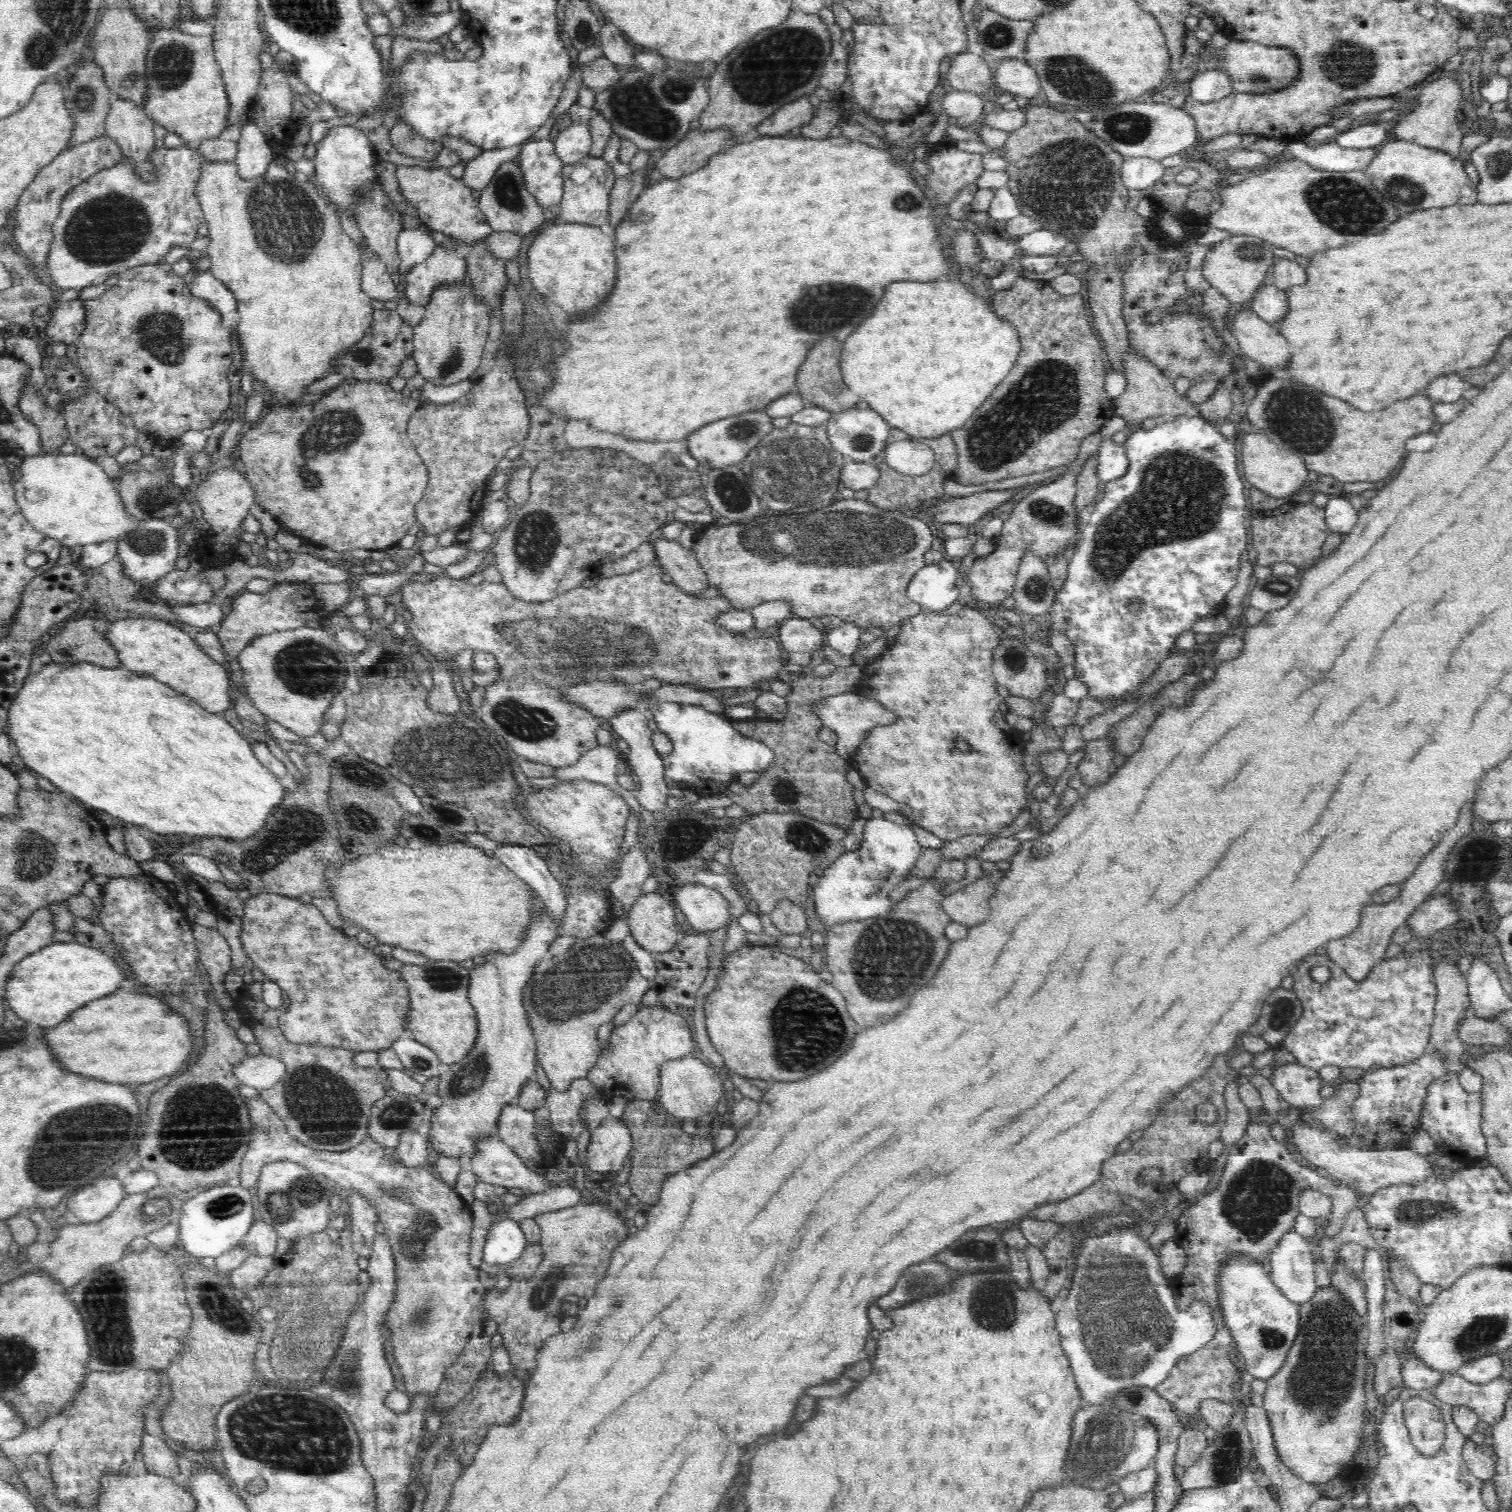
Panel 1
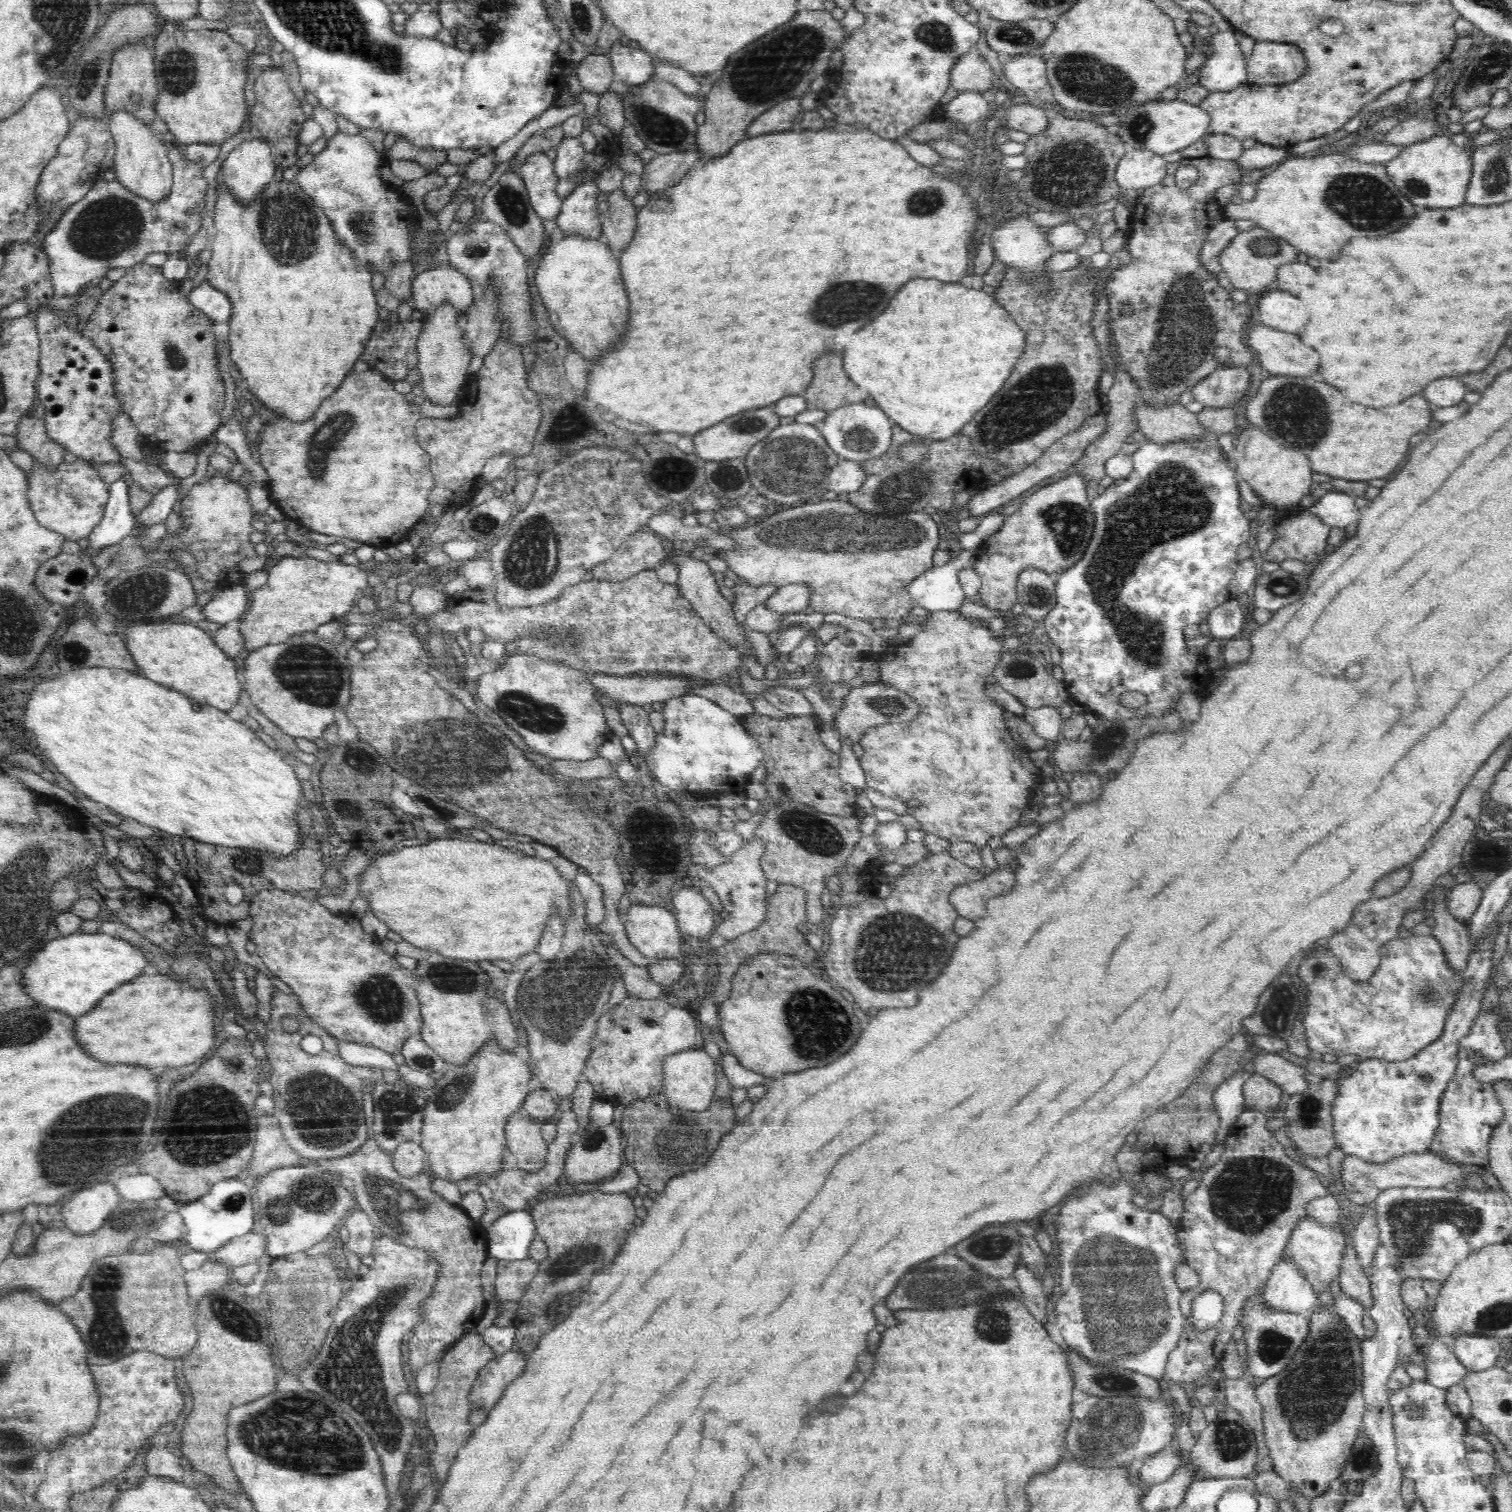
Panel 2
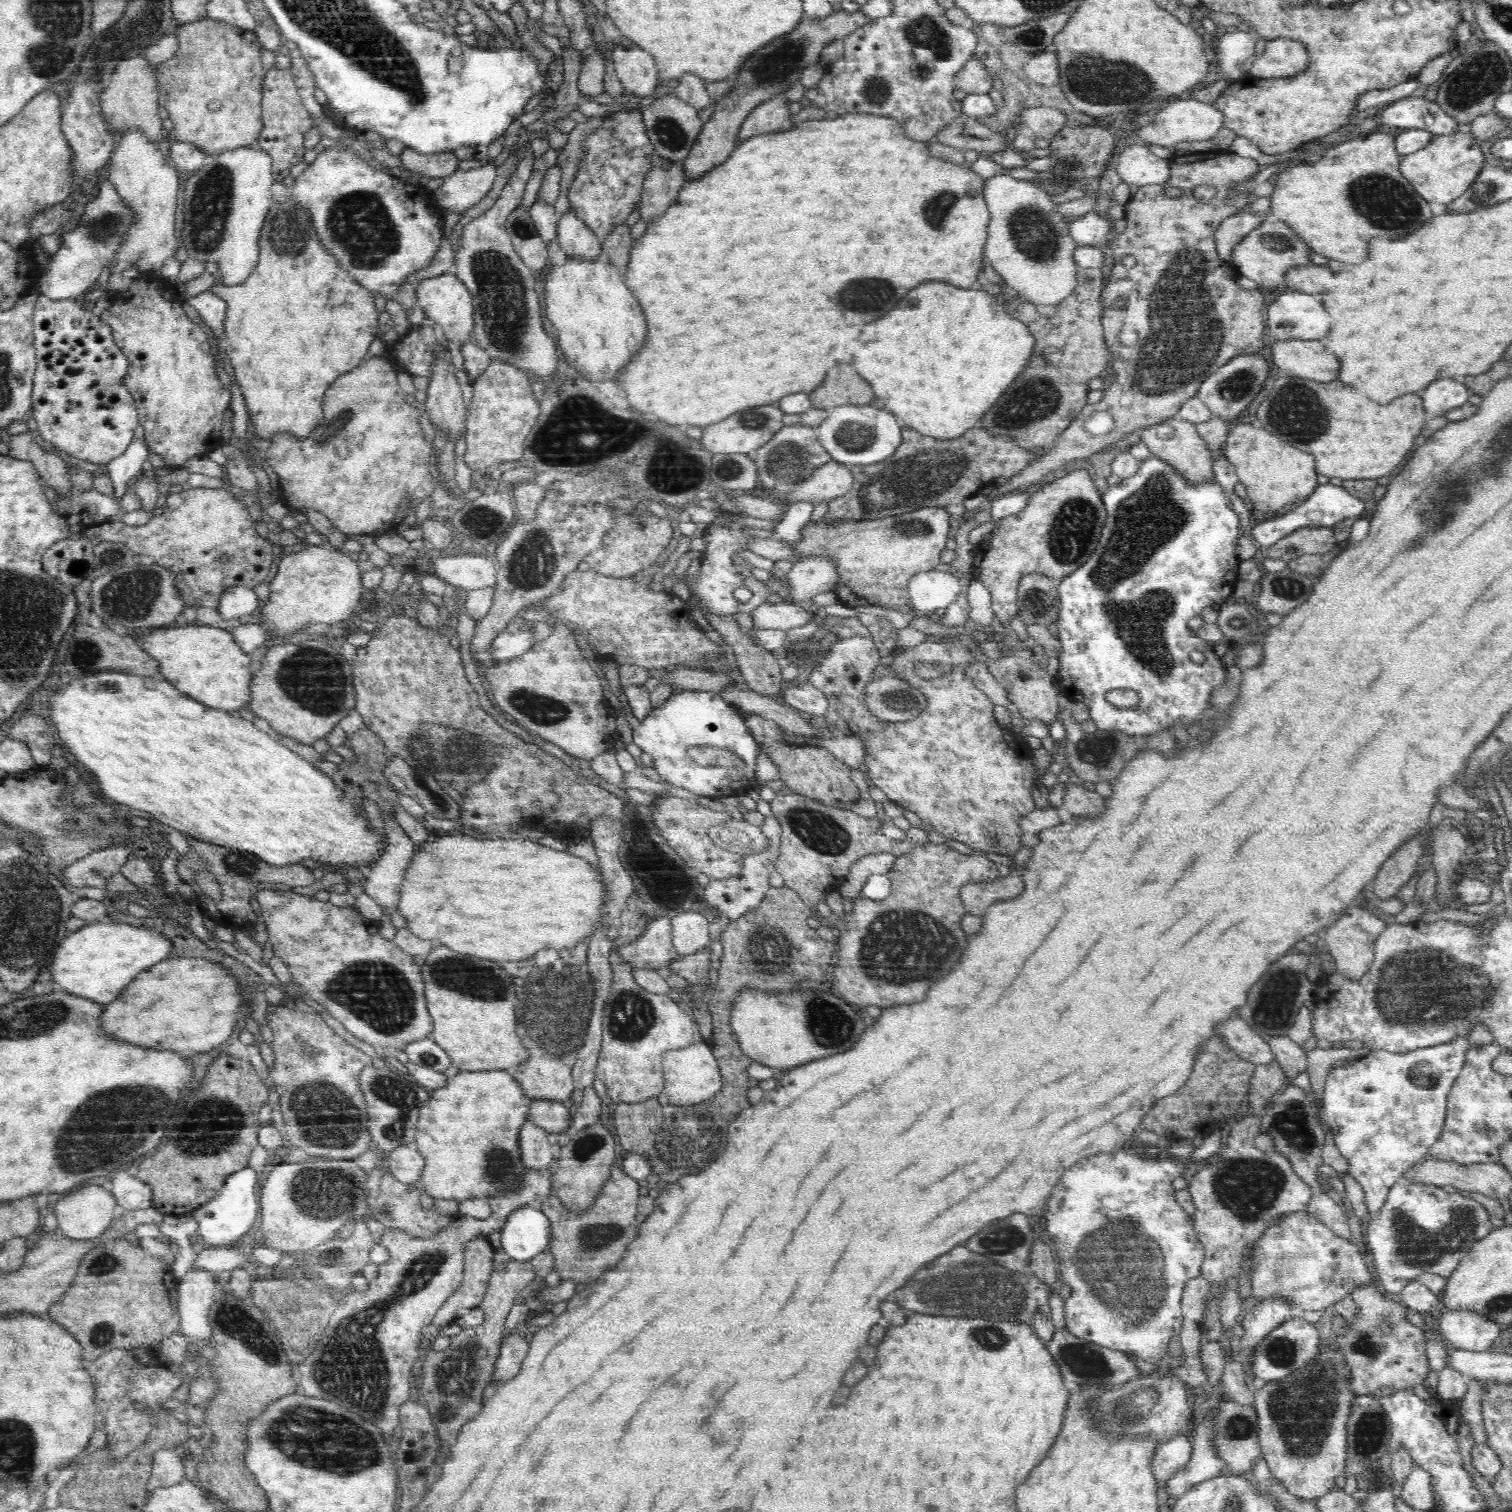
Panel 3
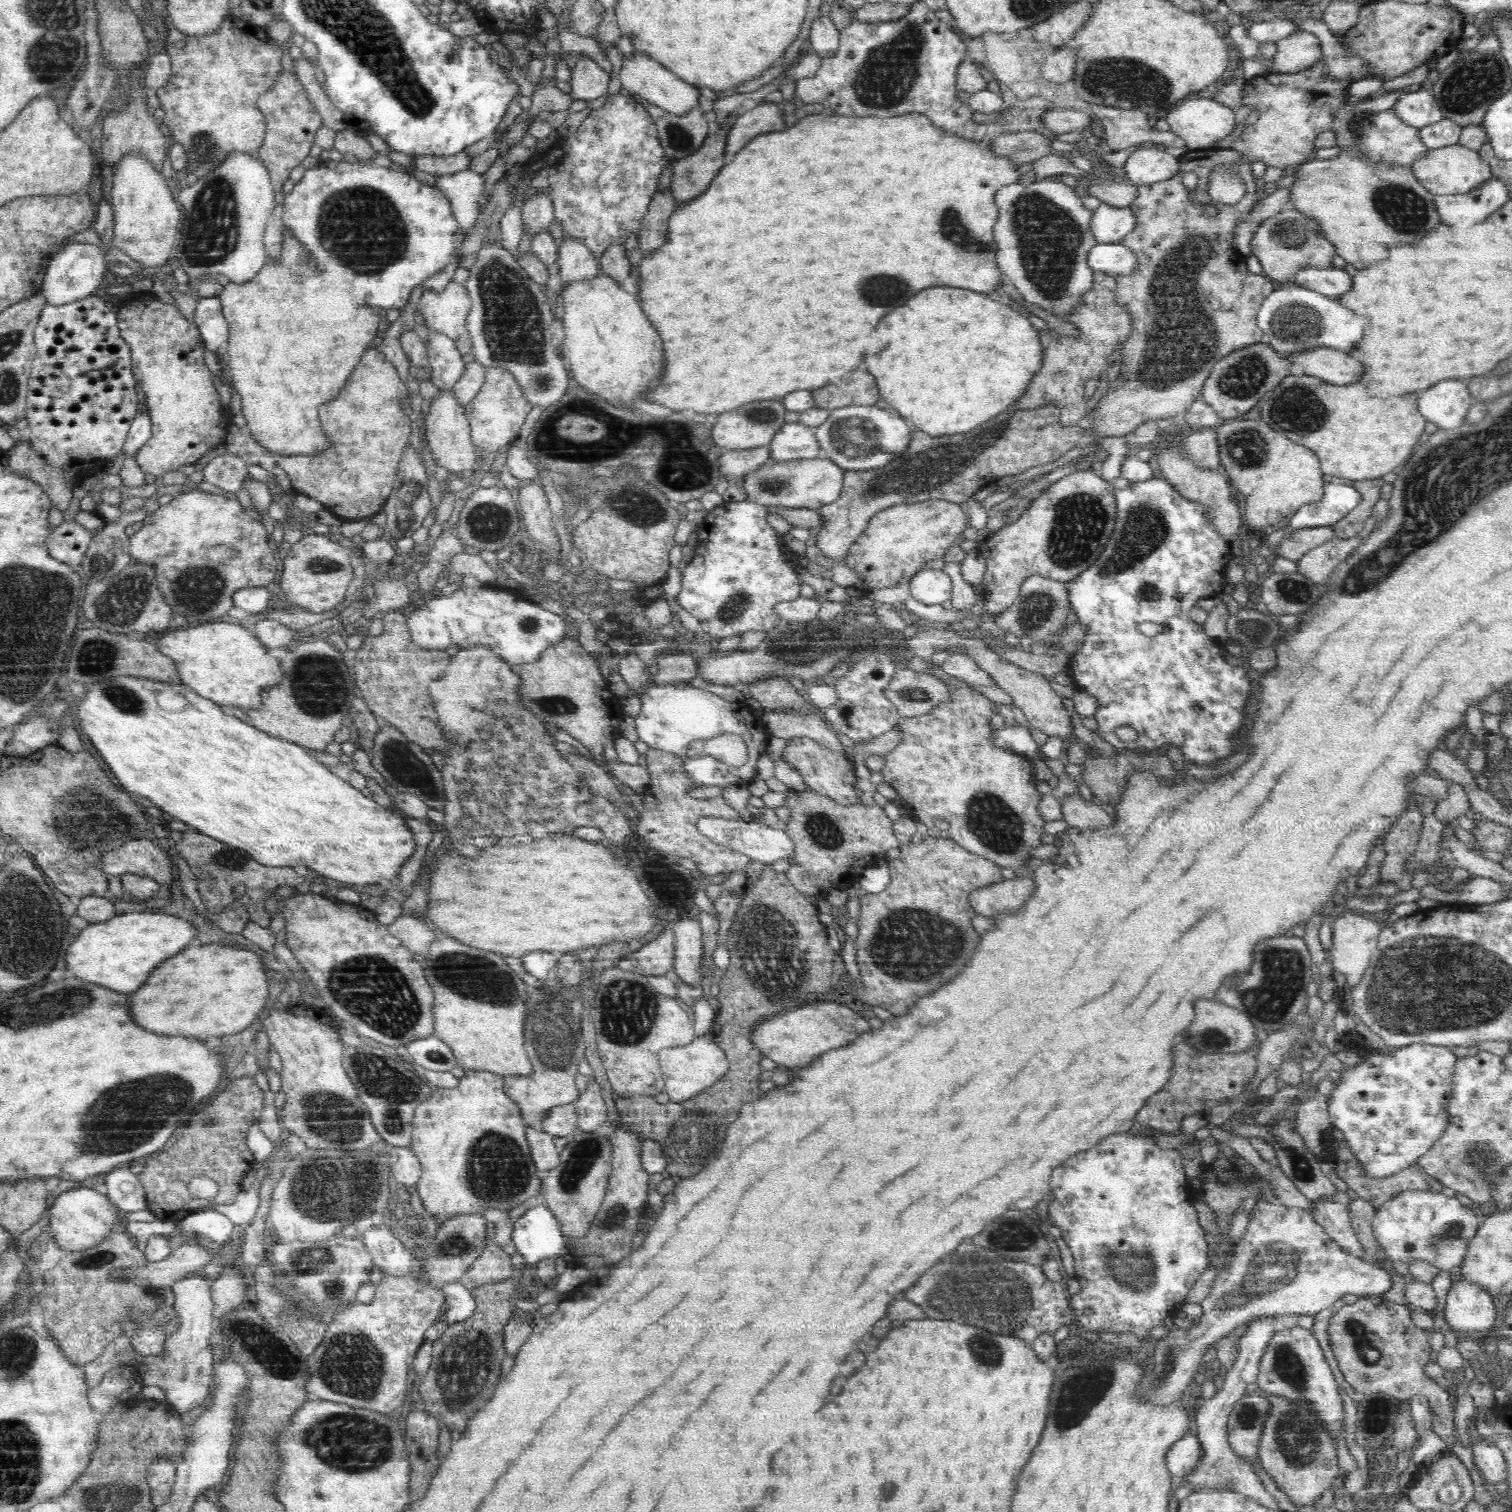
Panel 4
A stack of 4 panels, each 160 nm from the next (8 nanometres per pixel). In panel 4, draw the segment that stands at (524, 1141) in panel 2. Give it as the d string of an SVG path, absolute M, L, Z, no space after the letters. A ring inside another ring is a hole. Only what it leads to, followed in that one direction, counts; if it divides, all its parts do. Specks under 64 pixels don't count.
M528 1126L525 1130L531 1157L537 1170L549 1171L560 1164L560 1157L554 1146L554 1137Z

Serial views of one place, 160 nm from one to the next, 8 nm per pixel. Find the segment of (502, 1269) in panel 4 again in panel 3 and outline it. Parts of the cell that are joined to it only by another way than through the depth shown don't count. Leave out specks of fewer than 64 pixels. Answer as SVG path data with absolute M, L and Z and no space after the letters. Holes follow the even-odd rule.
M487 1236L476 1237L468 1246L464 1248L464 1264L463 1264L463 1280L460 1288L454 1291L439 1308L439 1311L432 1319L432 1326L434 1328L446 1328L456 1320L456 1314L460 1308L476 1308L480 1307L484 1294L488 1290L489 1280L491 1279L492 1272L495 1271L494 1266L496 1262L493 1261L495 1251L489 1242Z

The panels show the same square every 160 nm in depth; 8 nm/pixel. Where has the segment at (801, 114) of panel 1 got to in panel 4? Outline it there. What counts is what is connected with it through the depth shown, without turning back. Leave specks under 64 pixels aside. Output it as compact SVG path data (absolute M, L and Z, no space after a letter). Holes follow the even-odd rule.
M761 102L738 118L735 117L726 140L724 164L728 164L756 136L783 131L784 126L784 113L777 103Z

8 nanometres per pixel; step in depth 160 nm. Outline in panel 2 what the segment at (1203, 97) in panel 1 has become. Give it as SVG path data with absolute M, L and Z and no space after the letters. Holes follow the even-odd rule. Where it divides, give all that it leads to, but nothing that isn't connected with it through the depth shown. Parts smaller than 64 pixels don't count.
M1234 30L1218 31L1211 35L1211 54L1199 69L1198 82L1202 94L1228 92L1247 82L1246 60L1236 43Z

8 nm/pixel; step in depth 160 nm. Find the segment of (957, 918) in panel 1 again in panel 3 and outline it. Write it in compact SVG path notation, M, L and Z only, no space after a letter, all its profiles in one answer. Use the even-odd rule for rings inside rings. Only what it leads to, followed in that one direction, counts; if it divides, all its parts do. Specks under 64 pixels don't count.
M1009 874L984 884L966 884L960 887L959 895L967 913L982 917L991 904L1016 899L1023 890L1023 879Z

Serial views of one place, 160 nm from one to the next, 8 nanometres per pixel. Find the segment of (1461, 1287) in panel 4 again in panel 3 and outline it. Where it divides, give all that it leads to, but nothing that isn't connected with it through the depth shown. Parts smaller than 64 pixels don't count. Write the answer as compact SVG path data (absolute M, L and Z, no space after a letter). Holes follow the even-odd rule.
M1465 1308L1444 1310L1439 1329L1444 1341L1448 1341L1453 1349L1472 1353L1493 1351L1494 1340L1500 1334L1500 1327L1495 1322Z

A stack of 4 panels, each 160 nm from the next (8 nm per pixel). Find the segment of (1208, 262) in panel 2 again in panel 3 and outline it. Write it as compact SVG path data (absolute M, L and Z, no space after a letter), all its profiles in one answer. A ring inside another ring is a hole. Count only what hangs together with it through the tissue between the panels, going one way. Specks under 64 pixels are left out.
M1248 209L1242 212L1236 213L1235 215L1225 218L1220 222L1220 226L1216 229L1213 239L1216 246L1216 251L1218 251L1218 257L1228 263L1232 258L1232 250L1236 245L1249 233L1252 232L1263 220L1268 216L1269 212L1264 215L1252 215Z

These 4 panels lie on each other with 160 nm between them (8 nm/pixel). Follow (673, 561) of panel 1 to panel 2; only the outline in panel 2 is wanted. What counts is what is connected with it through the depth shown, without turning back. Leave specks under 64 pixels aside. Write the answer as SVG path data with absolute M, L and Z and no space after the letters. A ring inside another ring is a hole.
M670 545L669 551L667 560L671 559L678 564L679 574L676 583L679 593L688 600L696 614L700 615L705 623L708 623L708 626L716 635L724 639L726 643L730 643L732 647L736 647L736 651L740 651L740 659L744 659L744 666L748 667L750 676L756 678L756 680L764 680L765 668L762 664L759 664L754 648L751 648L751 641L747 640L748 628L744 621L736 620L732 605L720 593L708 564L692 557L688 551L684 551L679 545Z

